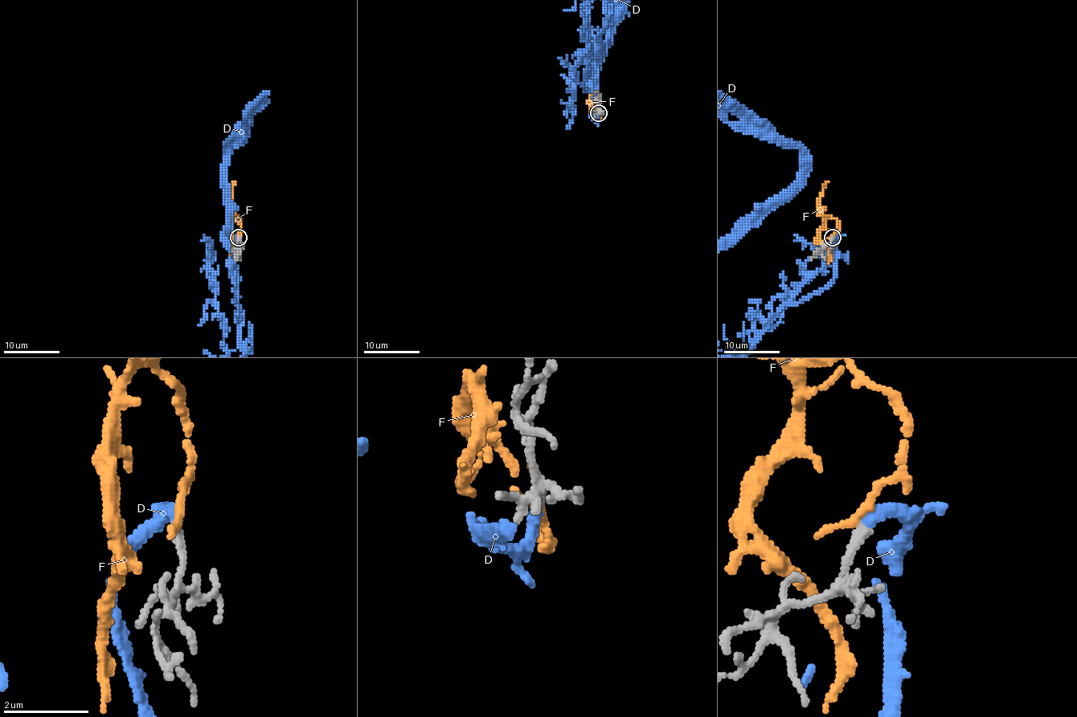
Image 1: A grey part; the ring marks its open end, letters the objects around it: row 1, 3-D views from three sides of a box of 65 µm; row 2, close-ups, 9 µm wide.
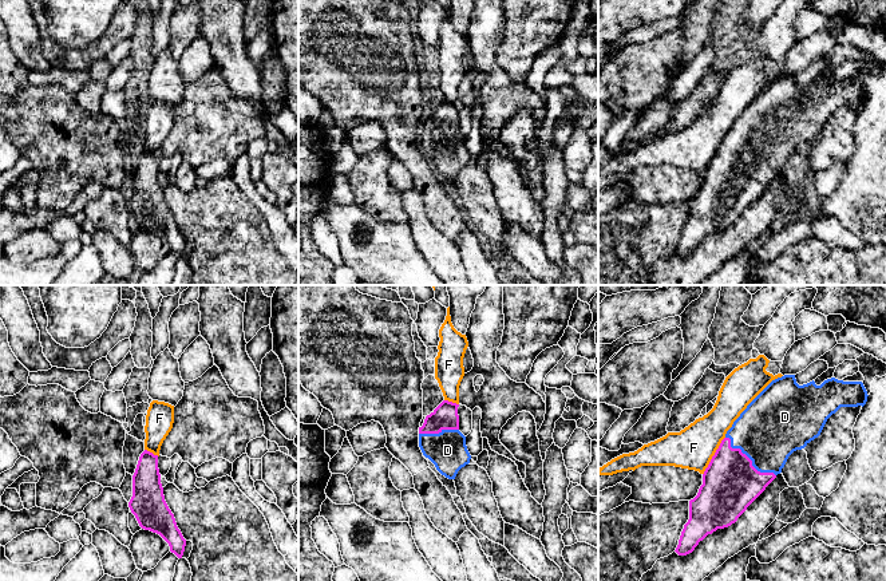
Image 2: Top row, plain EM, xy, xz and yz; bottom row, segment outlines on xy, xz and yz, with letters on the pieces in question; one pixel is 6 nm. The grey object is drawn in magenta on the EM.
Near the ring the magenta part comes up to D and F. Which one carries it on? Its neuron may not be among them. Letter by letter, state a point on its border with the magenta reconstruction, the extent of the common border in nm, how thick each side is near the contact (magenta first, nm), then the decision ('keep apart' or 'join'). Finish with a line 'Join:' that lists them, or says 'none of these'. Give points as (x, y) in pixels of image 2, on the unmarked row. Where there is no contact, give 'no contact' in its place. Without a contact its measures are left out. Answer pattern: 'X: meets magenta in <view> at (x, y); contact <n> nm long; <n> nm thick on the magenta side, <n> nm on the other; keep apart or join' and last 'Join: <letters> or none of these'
D: meets magenta in yz at (750, 159); contact 380 nm long; 340 nm thick on the magenta side, 400 nm on the other; join
F: meets magenta in yz at (714, 155); contact 260 nm long; 340 nm thick on the magenta side, 260 nm on the other; keep apart
Join: D

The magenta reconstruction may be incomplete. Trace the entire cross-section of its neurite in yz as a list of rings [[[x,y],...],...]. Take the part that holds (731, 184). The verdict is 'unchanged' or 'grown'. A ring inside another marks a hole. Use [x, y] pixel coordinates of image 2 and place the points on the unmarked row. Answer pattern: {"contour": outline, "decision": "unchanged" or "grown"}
{"contour": [[[784,75],[772,80],[740,114],[727,131],[719,149],[703,174],[703,185],[697,195],[689,201],[689,220],[681,232],[676,253],[687,256],[695,250],[700,241],[717,229],[731,226],[747,210],[747,208],[766,190],[766,187],[782,173],[788,157],[804,149],[818,138],[827,122],[840,107],[865,106],[867,91],[862,82],[843,82],[835,78],[824,80],[820,86],[815,82],[799,86],[795,75]]], "decision": "grown"}

